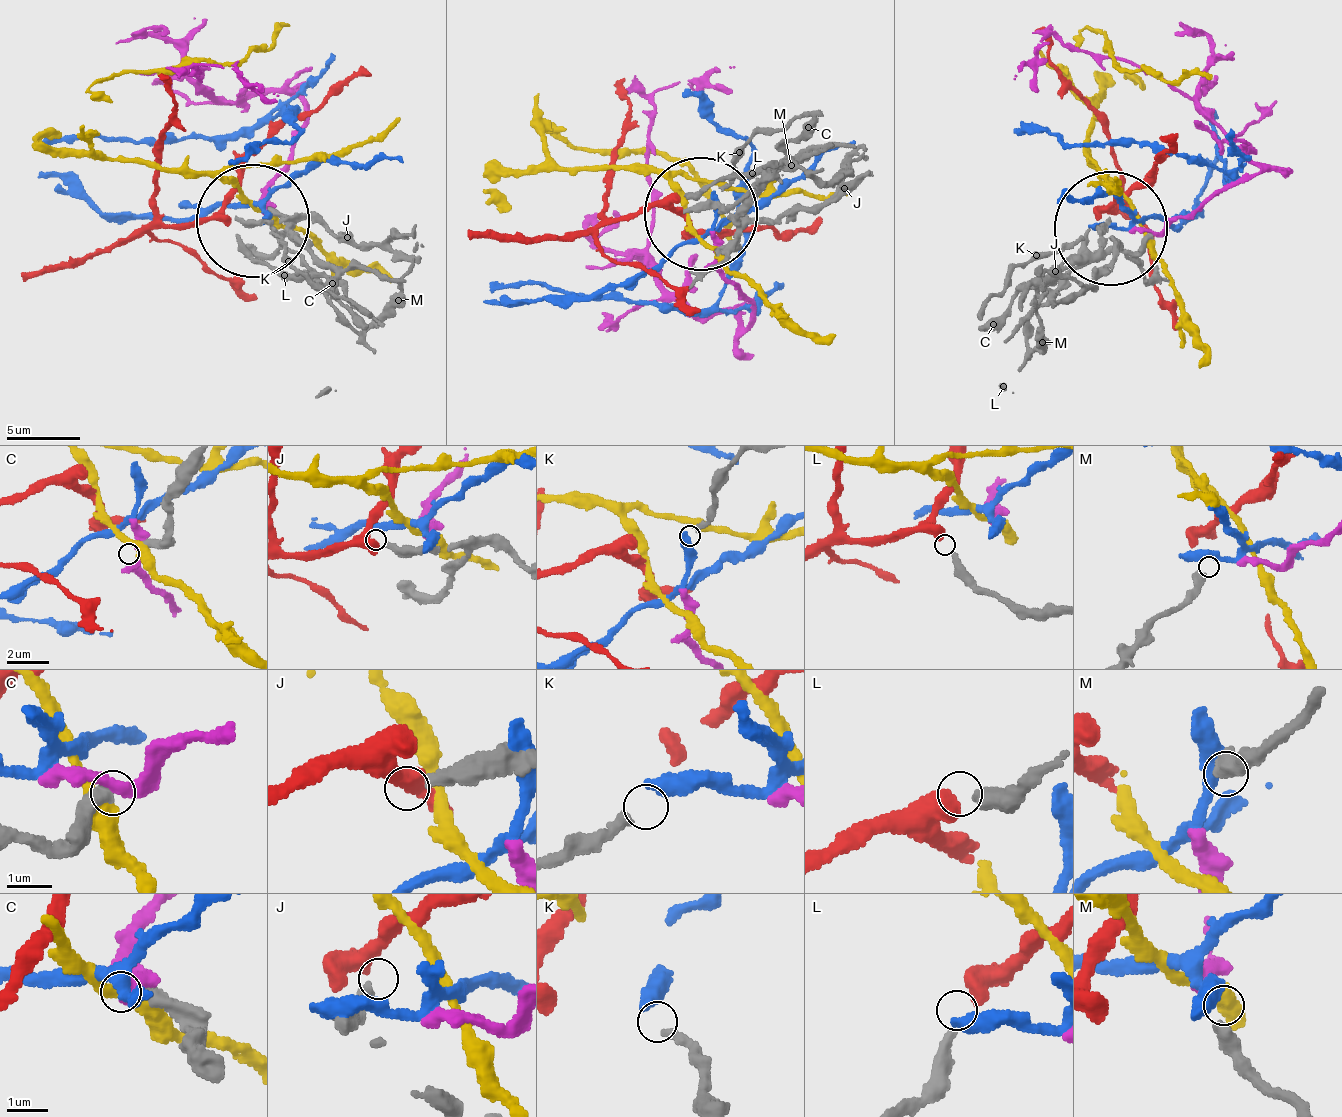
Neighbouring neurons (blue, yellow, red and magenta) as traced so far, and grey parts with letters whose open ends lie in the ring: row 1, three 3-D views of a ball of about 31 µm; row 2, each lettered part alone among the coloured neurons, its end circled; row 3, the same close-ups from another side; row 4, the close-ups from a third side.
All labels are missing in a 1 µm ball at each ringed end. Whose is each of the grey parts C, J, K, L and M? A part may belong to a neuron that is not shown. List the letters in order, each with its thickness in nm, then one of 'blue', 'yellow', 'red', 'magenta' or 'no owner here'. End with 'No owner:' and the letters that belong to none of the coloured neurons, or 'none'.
C: 320 nm thick; no owner here
J: 280 nm thick; no owner here
K: 200 nm thick; blue
L: 280 nm thick; red
M: 400 nm thick; no owner here
No owner: C, J, M

